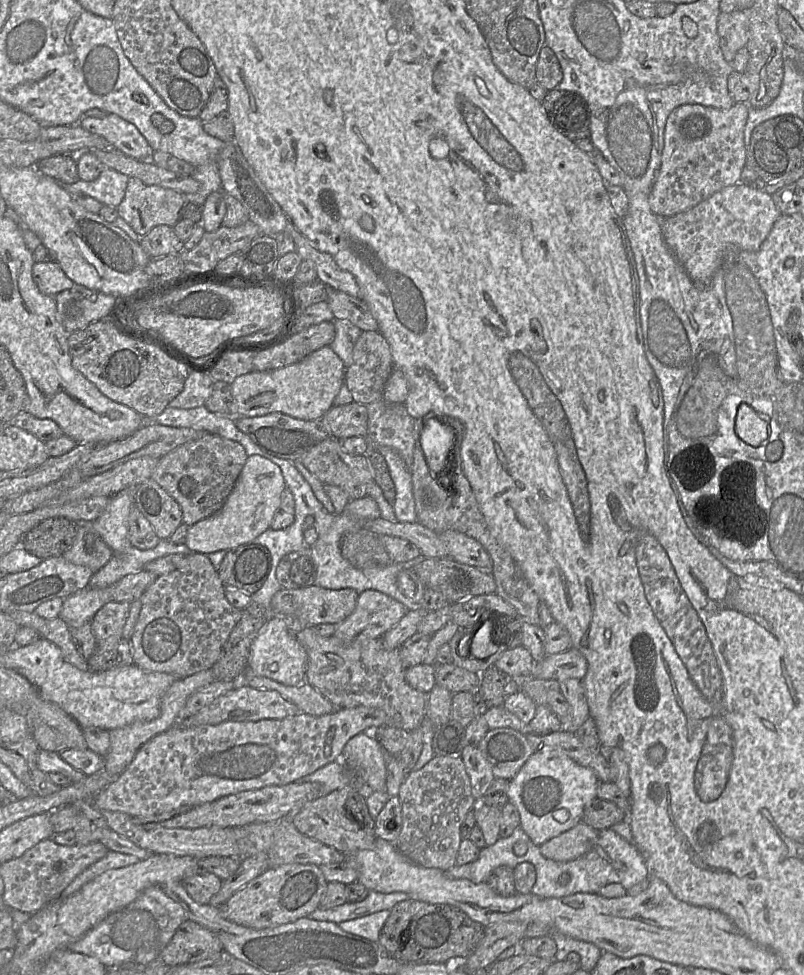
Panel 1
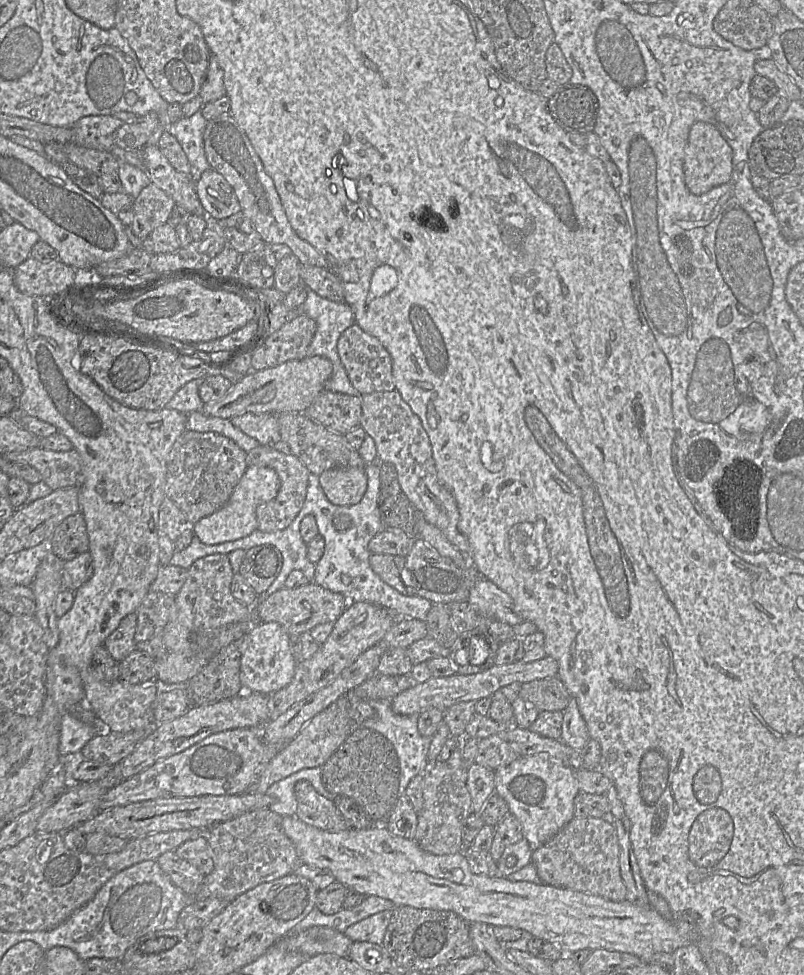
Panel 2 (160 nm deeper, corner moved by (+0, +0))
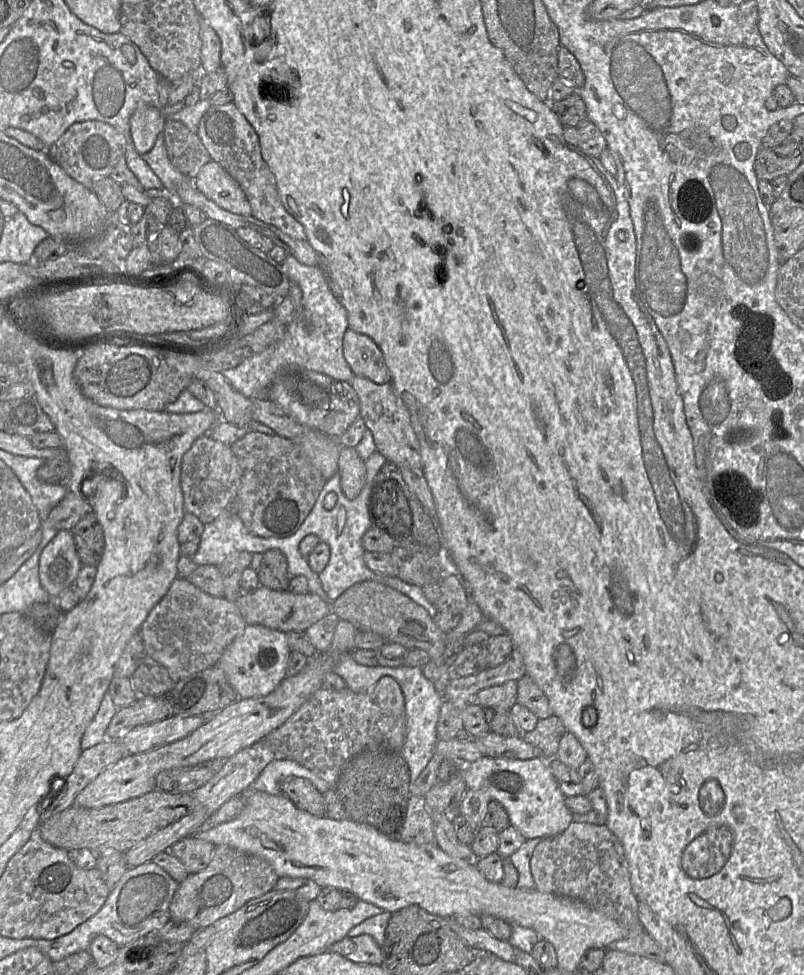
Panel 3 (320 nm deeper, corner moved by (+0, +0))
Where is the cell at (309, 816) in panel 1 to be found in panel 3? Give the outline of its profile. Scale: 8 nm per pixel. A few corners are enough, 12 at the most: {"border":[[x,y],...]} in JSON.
{"border":[[288,776],[281,789],[300,810],[325,816],[323,794],[303,777]]}

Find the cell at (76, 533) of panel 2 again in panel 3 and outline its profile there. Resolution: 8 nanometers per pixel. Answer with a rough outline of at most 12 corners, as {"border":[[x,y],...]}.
{"border":[[87,513],[70,531],[81,564],[96,567],[104,535]]}

